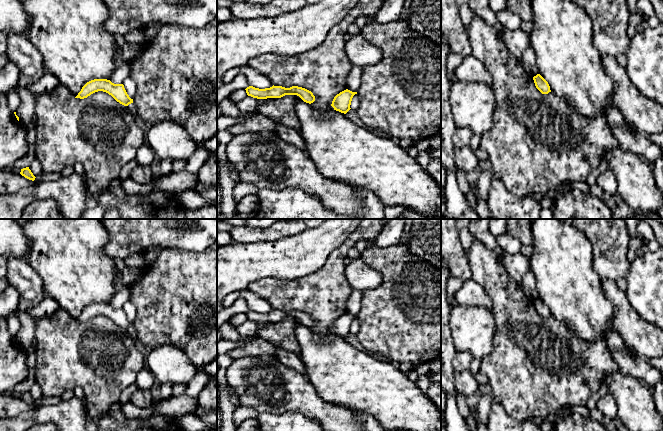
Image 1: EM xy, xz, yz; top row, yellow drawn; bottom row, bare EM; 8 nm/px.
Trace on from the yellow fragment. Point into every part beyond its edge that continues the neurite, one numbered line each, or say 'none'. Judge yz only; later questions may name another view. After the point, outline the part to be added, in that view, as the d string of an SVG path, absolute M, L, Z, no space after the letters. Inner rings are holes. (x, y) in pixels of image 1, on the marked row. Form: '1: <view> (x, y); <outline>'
none

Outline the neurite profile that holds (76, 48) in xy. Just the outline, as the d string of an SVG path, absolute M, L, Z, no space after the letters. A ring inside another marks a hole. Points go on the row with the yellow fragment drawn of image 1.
M23 0L25 11L30 15L31 23L27 32L28 40L41 53L46 72L54 75L66 86L75 98L82 87L94 79L110 79L117 68L114 64L119 46L114 36L104 27L108 18L108 9L103 0Z

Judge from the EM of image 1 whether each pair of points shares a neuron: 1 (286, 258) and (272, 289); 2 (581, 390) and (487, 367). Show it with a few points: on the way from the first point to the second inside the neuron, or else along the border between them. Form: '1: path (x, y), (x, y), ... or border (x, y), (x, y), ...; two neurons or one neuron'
1: border (300, 277), (293, 279), (258, 279), (254, 282); two neurons
2: path (558, 384), (532, 381), (520, 369), (510, 368); one neuron

